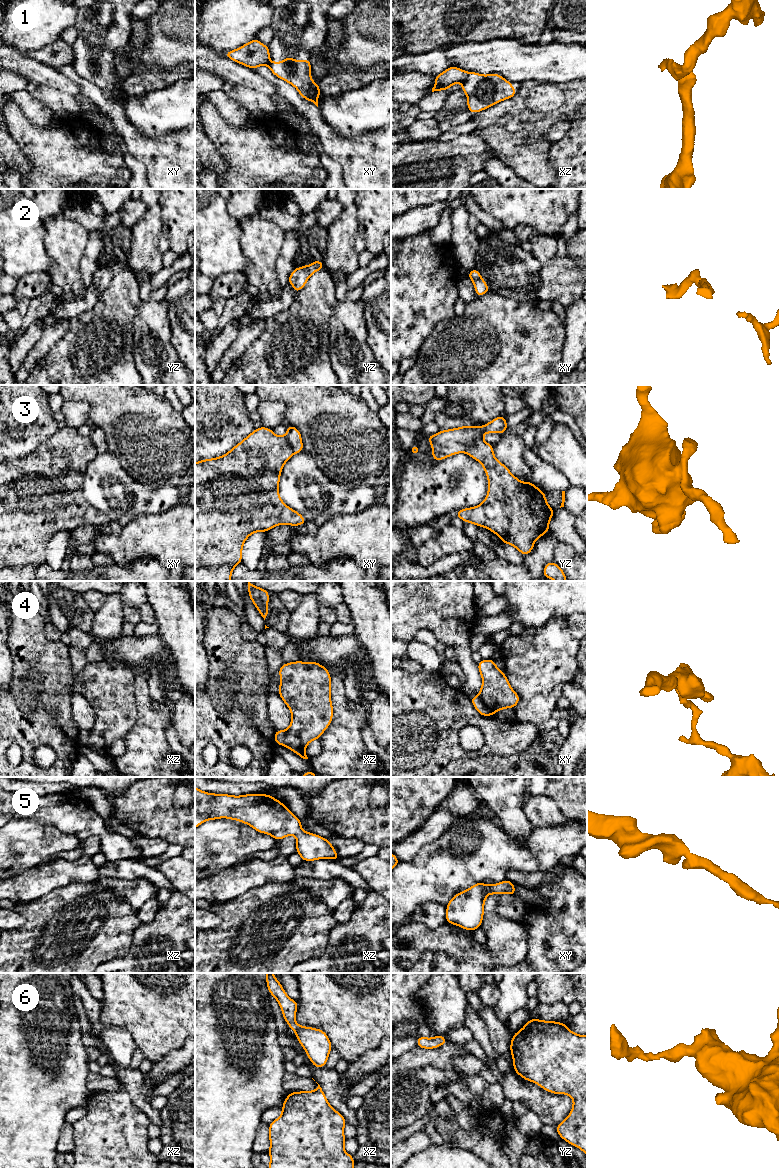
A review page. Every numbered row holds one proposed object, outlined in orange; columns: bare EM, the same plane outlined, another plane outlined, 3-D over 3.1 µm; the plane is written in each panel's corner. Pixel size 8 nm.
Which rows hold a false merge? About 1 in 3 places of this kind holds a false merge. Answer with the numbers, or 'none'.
1, 3, 4

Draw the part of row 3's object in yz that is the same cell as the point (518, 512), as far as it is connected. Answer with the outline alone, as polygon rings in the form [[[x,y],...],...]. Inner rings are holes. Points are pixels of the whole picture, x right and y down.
[[[478,440],[467,448],[465,453],[483,466],[488,478],[488,493],[480,505],[455,511],[456,517],[466,523],[487,528],[496,534],[502,543],[514,546],[523,556],[527,556],[534,548],[535,541],[549,532],[549,522],[554,509],[548,505],[545,493],[533,482],[522,482],[515,477],[495,458],[493,445]]]

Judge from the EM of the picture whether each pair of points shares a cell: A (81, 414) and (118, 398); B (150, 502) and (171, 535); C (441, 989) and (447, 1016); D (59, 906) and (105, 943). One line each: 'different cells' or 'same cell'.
A: different cells
B: different cells
C: same cell
D: same cell

